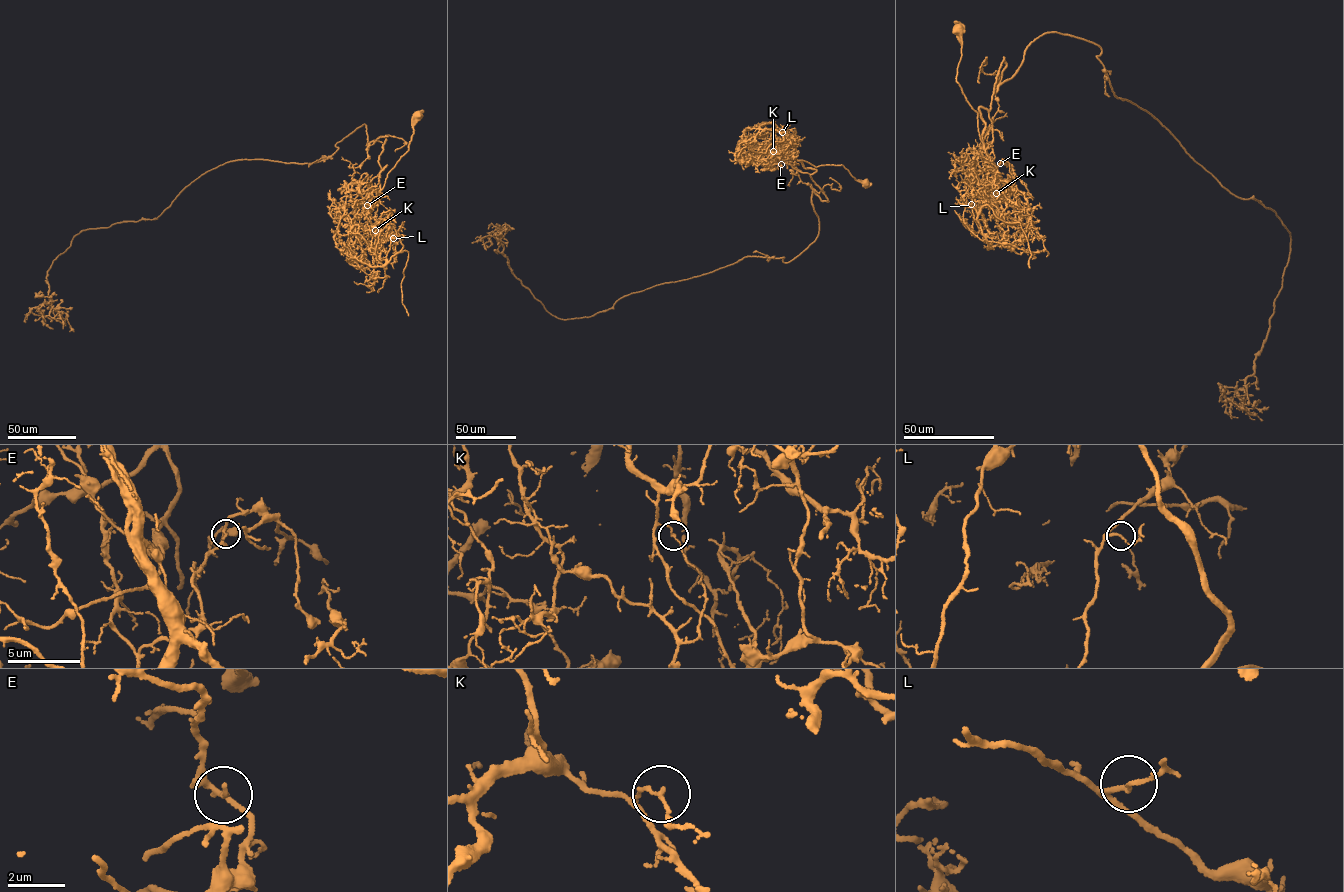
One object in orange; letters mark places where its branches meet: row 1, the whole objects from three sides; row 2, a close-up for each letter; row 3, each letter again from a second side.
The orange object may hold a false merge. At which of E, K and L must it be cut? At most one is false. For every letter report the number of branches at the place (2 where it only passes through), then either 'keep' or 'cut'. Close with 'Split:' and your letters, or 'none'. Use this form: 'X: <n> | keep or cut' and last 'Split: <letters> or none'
E: 2 | keep
K: 2 | cut
L: 2 | keep
Split: K

